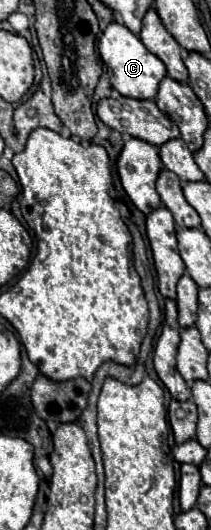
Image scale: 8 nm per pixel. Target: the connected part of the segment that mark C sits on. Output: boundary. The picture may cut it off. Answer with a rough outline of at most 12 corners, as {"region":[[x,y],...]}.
{"region":[[111,21],[99,55],[112,87],[153,99],[163,61],[123,23]]}

